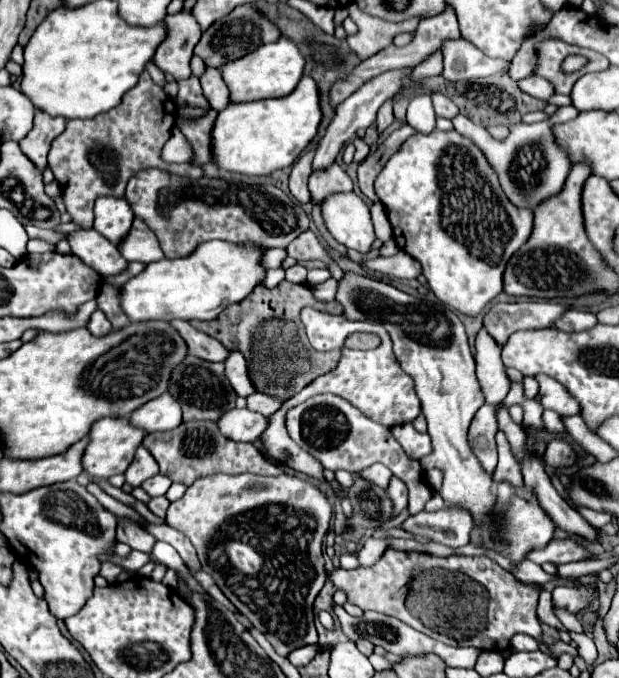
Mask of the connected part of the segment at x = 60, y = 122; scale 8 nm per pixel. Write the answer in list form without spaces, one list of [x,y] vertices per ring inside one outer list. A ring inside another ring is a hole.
[[[36,111],[32,131],[20,141],[22,153],[38,167],[38,171],[46,169],[46,155],[50,151],[52,141],[64,131],[64,117],[46,117],[46,113]]]

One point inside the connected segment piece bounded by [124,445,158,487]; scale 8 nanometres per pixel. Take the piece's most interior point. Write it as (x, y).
(144, 466)

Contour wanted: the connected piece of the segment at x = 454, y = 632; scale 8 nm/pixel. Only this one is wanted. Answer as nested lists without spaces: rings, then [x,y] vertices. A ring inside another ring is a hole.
[[[386,549],[372,567],[358,567],[352,571],[332,569],[328,579],[336,589],[342,589],[348,595],[350,603],[358,605],[362,611],[372,609],[398,617],[410,627],[452,647],[508,651],[512,635],[526,633],[540,639],[542,633],[536,619],[538,591],[520,583],[512,573],[498,567],[496,561],[484,555],[432,557],[412,551]],[[428,565],[437,567],[426,569]],[[460,565],[468,565],[468,569],[460,569]]]

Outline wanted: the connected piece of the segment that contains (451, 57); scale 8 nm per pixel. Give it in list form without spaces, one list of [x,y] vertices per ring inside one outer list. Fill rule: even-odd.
[[[464,37],[446,39],[442,43],[444,55],[444,71],[442,77],[450,83],[474,79],[480,75],[494,75],[500,73],[508,61],[486,57],[476,45],[470,45]]]

